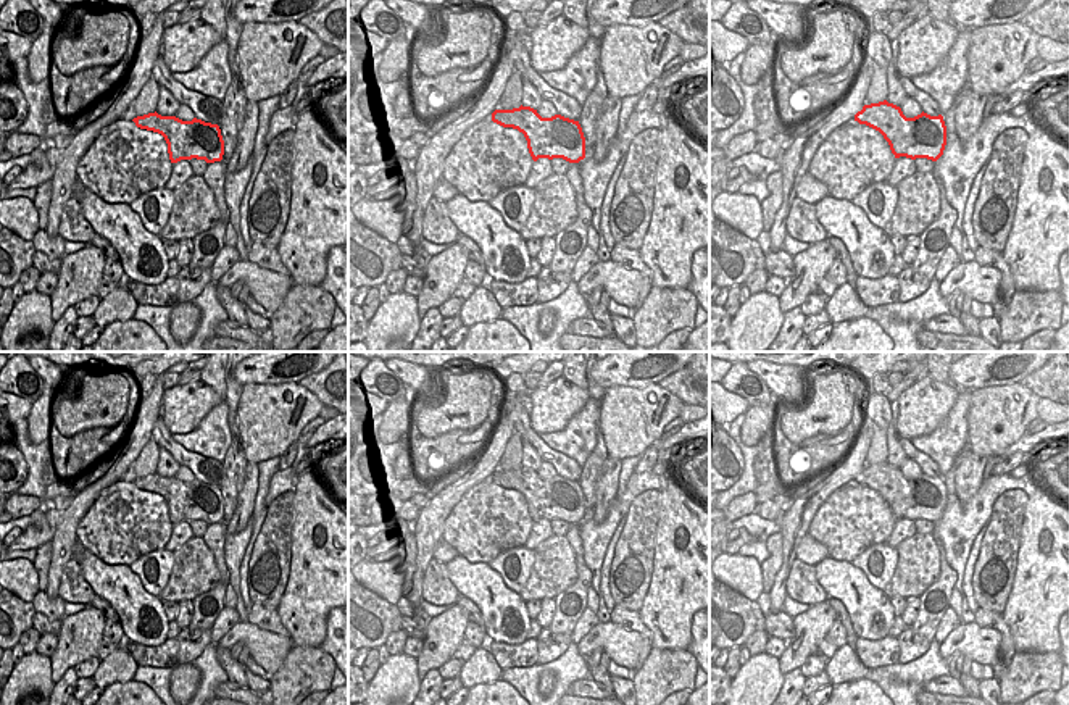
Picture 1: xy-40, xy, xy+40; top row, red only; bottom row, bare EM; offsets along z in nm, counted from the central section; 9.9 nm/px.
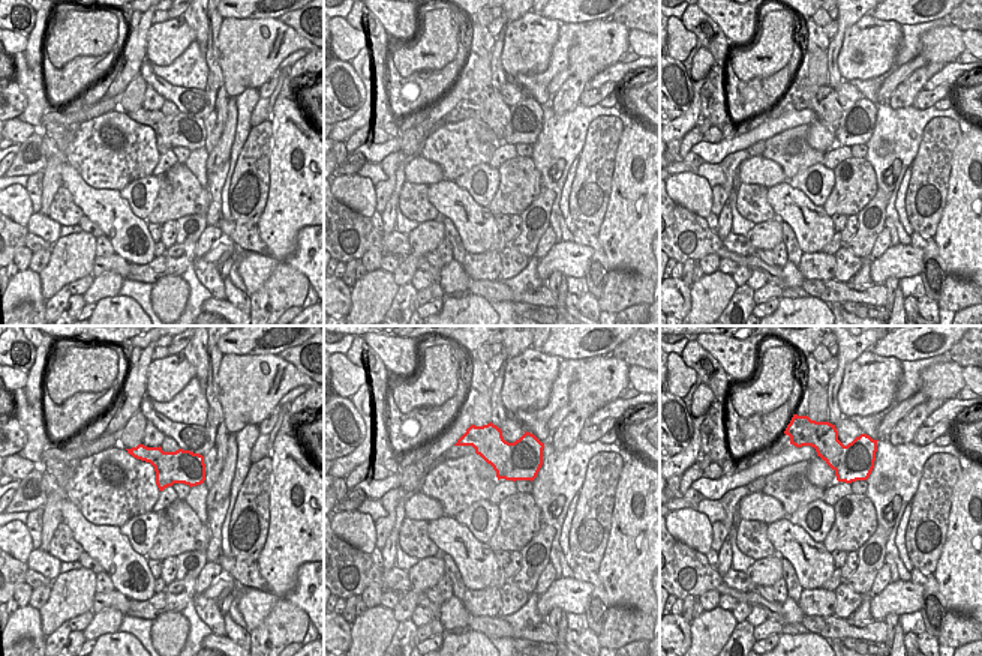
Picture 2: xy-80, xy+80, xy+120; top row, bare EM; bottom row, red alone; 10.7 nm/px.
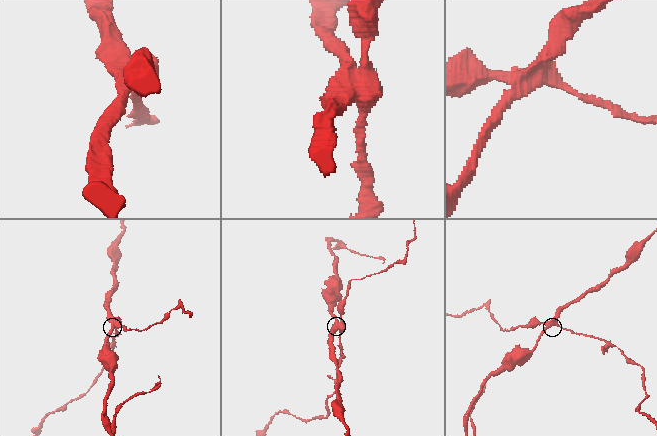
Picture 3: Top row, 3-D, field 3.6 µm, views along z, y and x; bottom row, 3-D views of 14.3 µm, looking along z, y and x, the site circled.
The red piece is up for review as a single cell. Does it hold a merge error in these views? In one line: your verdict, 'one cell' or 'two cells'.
two cells

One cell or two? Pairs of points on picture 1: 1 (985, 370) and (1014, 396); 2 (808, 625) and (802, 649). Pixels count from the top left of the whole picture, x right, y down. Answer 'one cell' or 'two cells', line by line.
1: two cells
2: one cell

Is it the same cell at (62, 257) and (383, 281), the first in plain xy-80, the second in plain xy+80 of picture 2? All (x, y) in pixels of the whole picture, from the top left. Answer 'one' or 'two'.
two

